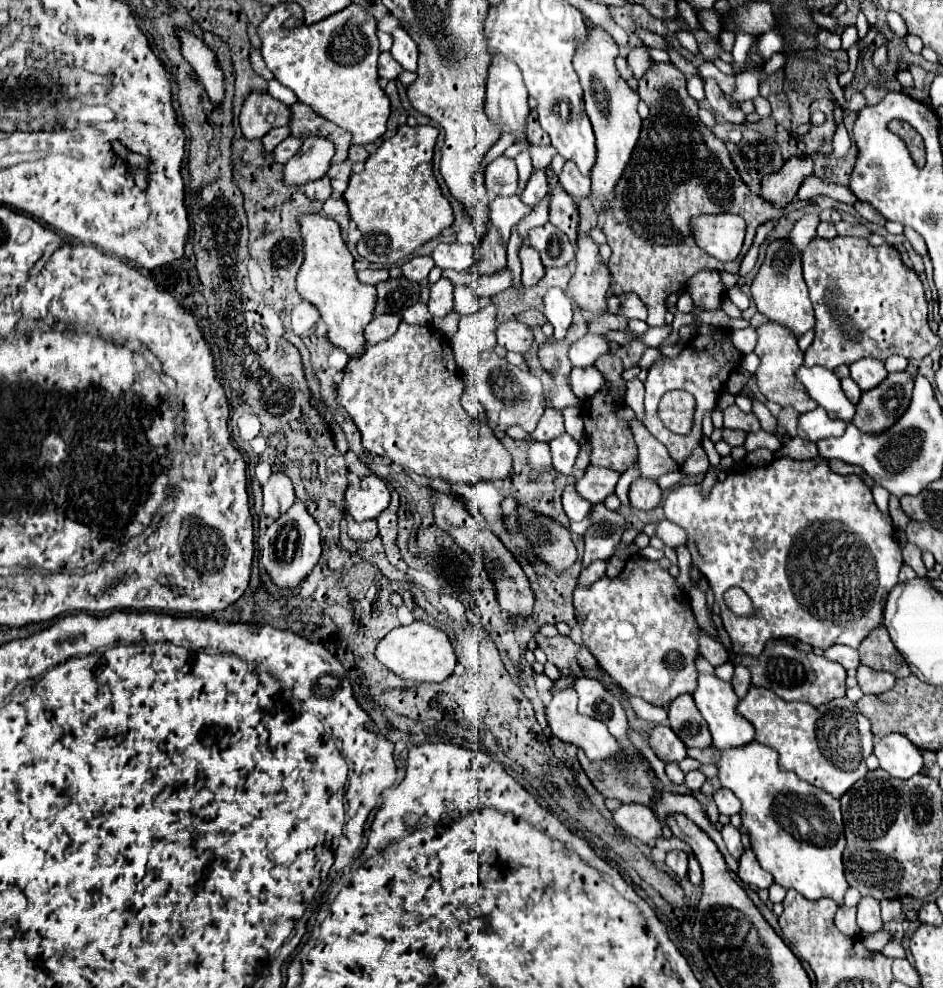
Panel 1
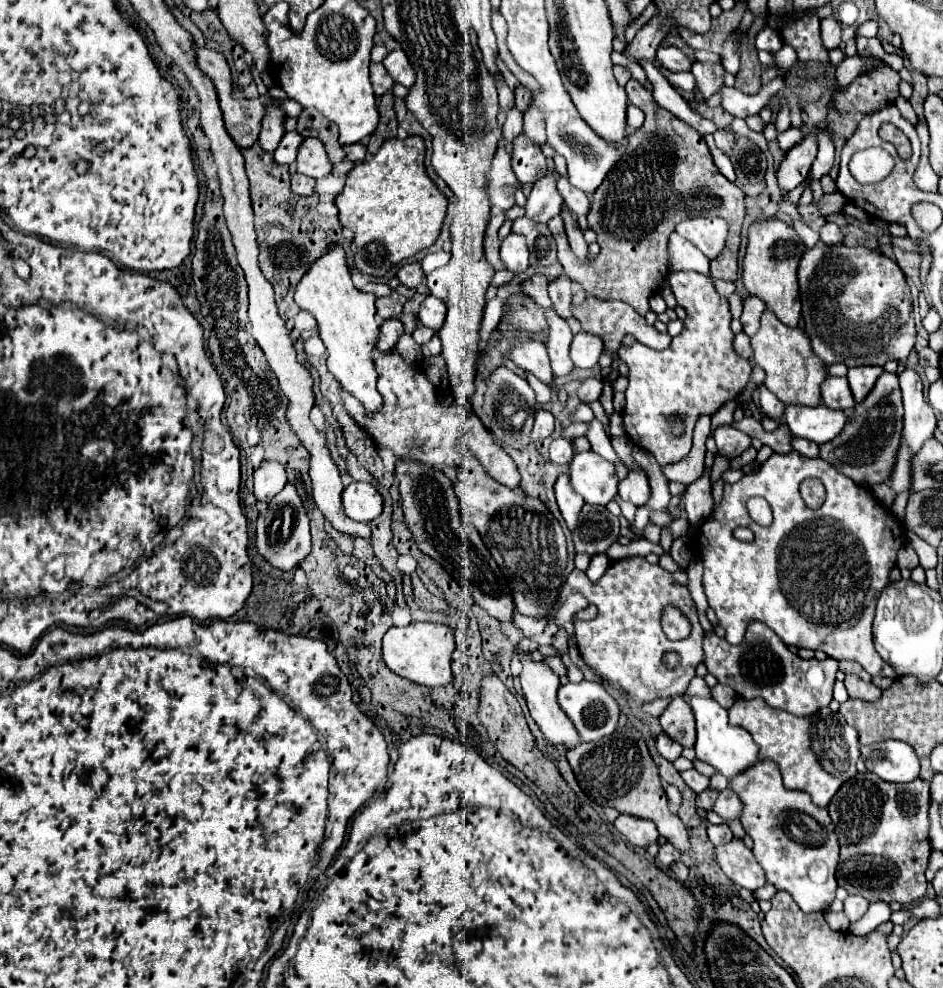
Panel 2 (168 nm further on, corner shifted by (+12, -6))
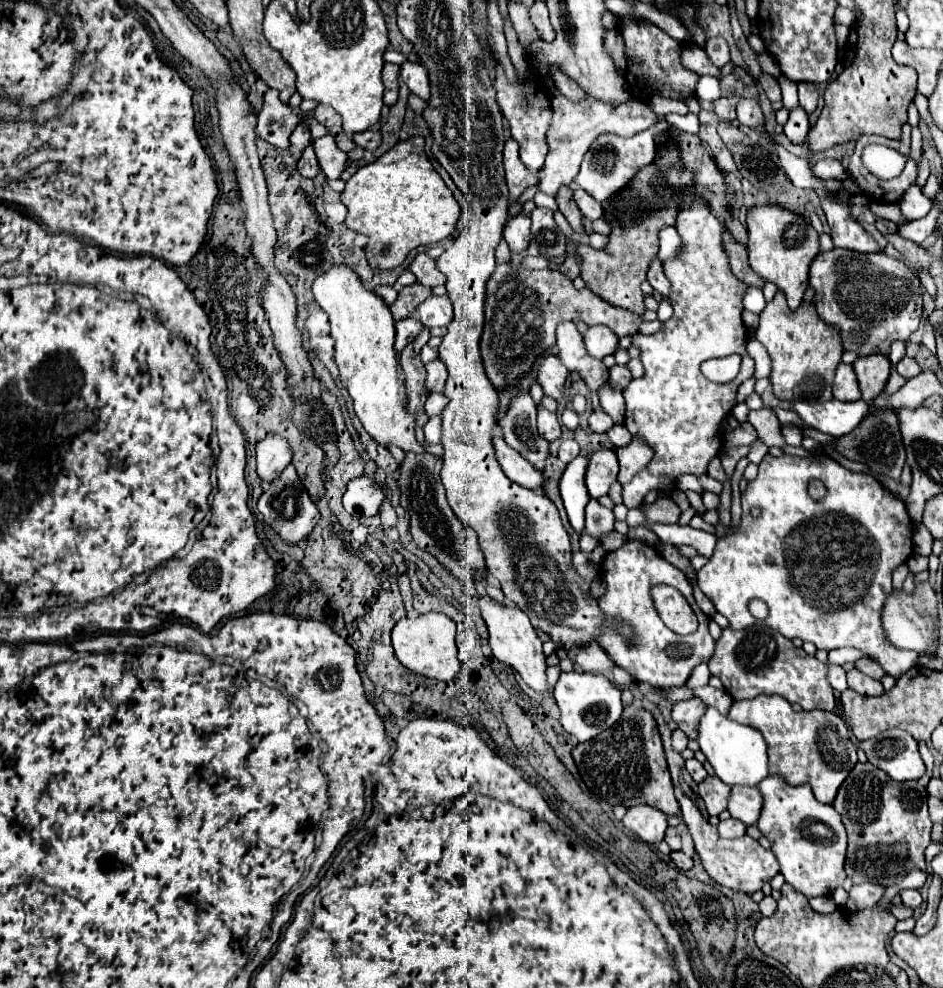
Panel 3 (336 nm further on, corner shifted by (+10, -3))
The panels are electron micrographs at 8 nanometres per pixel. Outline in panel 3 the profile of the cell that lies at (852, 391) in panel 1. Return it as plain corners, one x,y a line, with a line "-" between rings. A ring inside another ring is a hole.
841,363
833,383
833,397
839,401
857,401
861,399
861,391
857,389
857,375
853,373
853,365

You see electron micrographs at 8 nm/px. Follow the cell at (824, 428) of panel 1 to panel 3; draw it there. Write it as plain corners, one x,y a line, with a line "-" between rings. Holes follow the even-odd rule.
837,399
825,403
797,400
793,403
793,411
799,413
809,427
835,437
843,437
861,423
861,417
869,413
869,405
863,399
853,403
843,403

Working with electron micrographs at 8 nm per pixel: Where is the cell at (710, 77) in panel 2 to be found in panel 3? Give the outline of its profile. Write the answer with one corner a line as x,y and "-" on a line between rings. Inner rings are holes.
711,37
711,39
707,39
705,51
707,51
709,59
713,61
713,65
723,67
725,63
729,63
729,47
727,47
727,41
723,37

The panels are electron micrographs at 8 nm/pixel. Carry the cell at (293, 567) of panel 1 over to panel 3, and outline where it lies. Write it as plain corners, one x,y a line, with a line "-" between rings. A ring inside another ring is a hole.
287,465
281,471
281,475
269,483
269,489
257,501
257,509
261,511
263,519
271,525
271,529
279,533
283,541
293,545
299,543
301,539
307,539
307,535
313,531
313,527
319,521
319,509
317,505
313,505
305,485
301,485
301,479
293,465

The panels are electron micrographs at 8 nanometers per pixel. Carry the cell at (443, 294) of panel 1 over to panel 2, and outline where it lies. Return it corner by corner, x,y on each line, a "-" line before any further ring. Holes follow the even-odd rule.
429,294
419,310
419,318
425,326
429,328
441,328
445,322
445,302
441,298
435,298
433,294

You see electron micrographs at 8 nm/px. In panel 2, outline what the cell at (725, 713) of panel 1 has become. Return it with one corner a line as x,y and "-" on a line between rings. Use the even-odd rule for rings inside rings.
693,696
689,706
691,706
695,720
697,720
695,752
701,762
711,764
725,778
731,778
757,762
759,748
753,742
751,734
739,726
731,726
727,722
727,710
723,710
723,706
719,706
713,698
703,698
703,696

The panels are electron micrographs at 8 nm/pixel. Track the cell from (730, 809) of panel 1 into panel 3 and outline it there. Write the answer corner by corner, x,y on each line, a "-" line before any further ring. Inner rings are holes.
733,787
729,807
731,817
743,821
745,825
755,825
761,815
761,793
757,787

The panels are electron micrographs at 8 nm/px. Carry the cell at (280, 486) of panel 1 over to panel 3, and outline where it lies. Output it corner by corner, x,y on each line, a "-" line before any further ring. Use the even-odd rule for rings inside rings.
267,433
267,437
257,443
257,473
261,481
273,481
291,463
291,455
293,451
281,435

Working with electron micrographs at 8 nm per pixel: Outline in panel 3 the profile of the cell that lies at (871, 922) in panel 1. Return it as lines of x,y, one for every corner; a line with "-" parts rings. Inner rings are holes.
863,883
863,885
853,885
849,891
849,897
855,901
857,909
869,909
875,907
885,895
885,887
877,883

